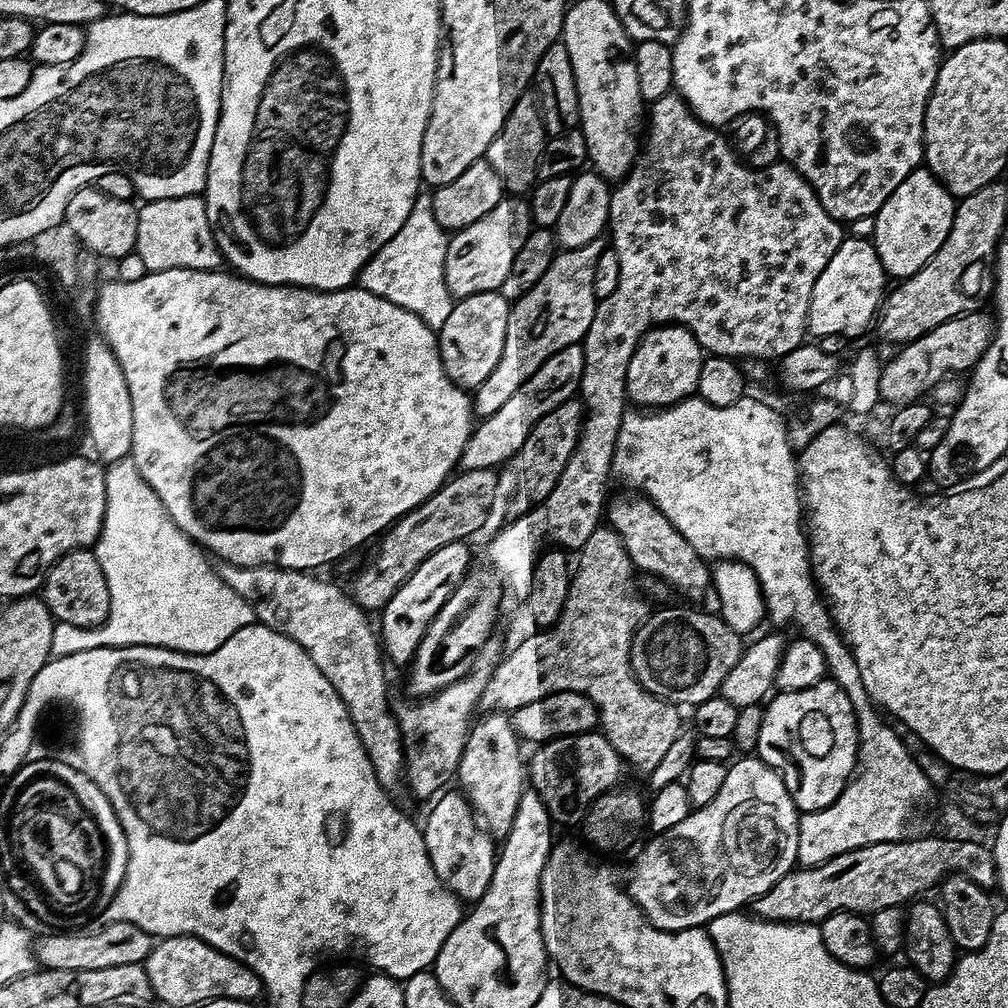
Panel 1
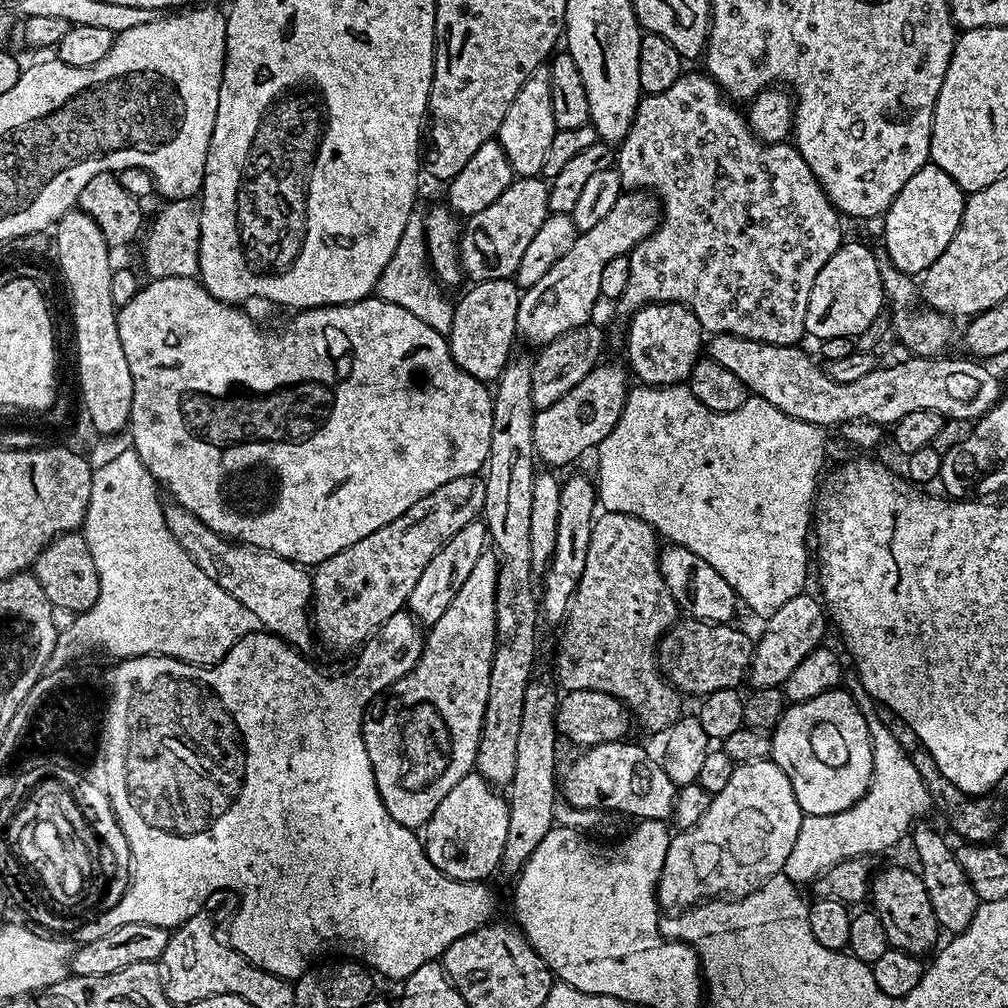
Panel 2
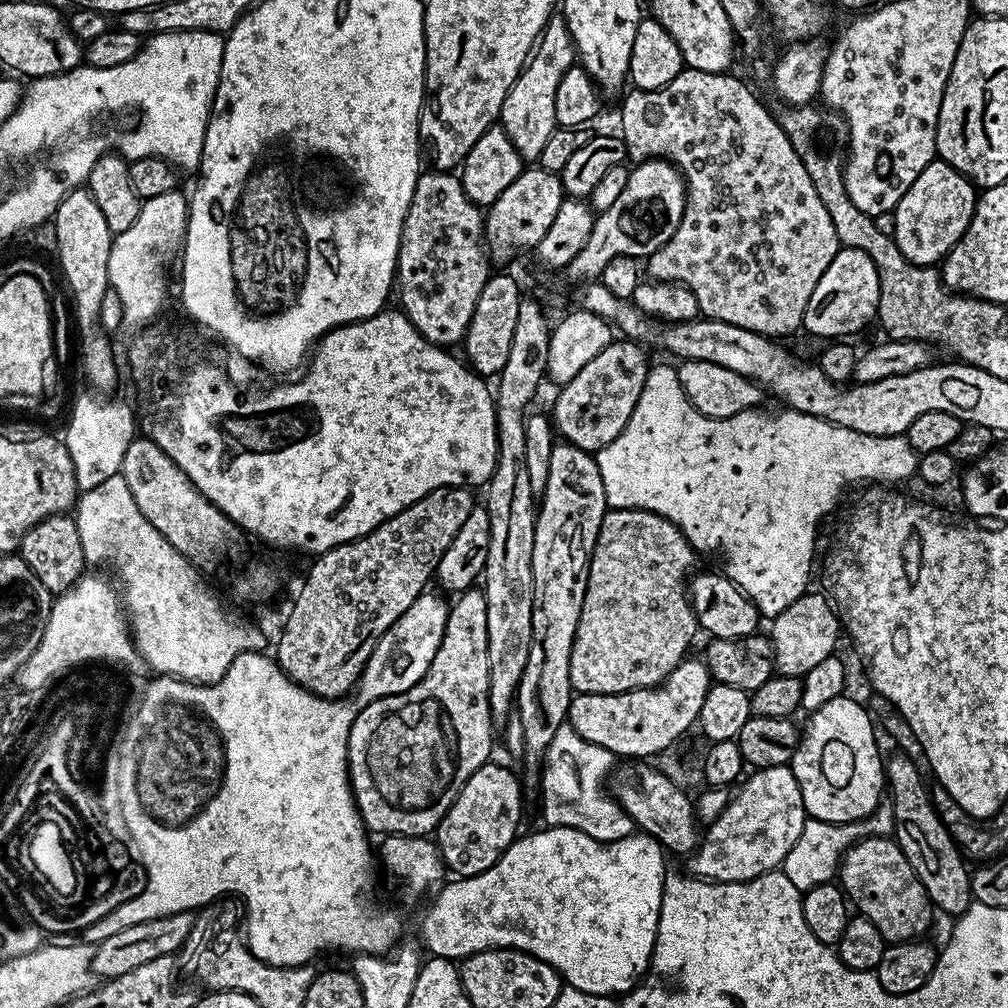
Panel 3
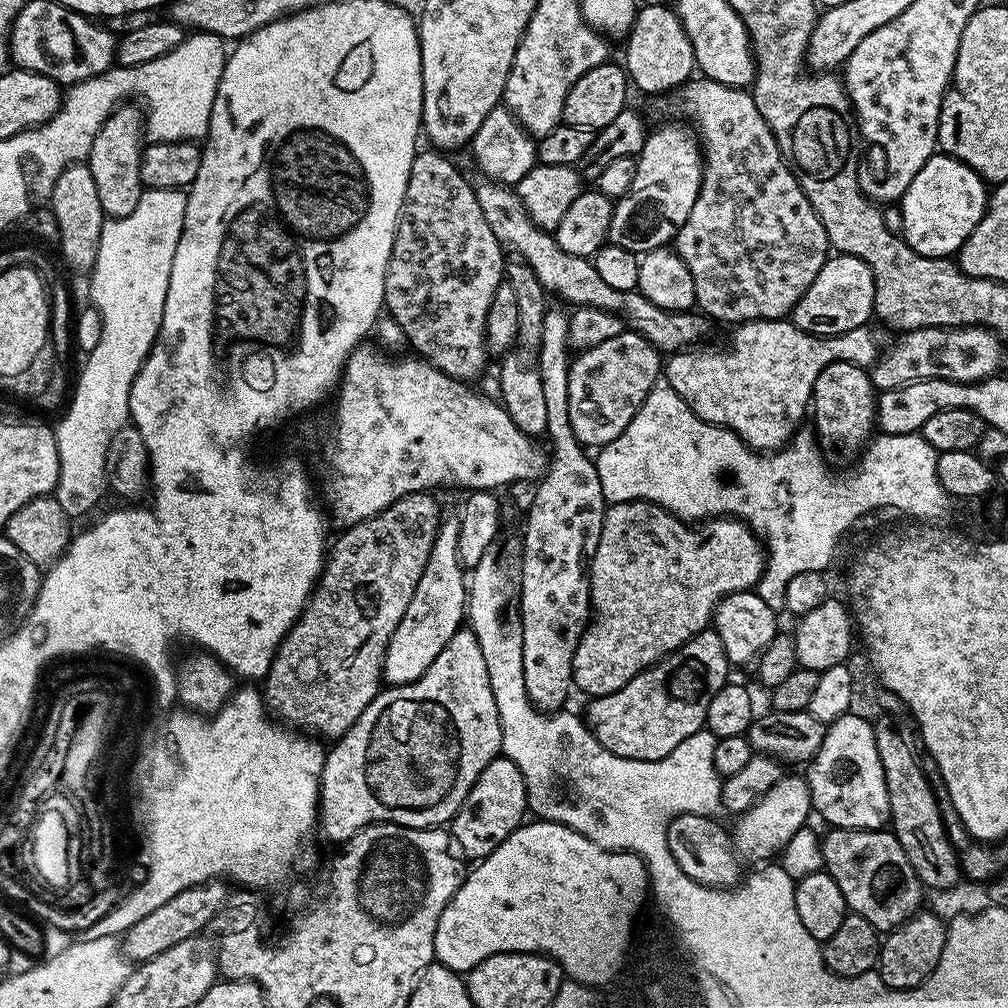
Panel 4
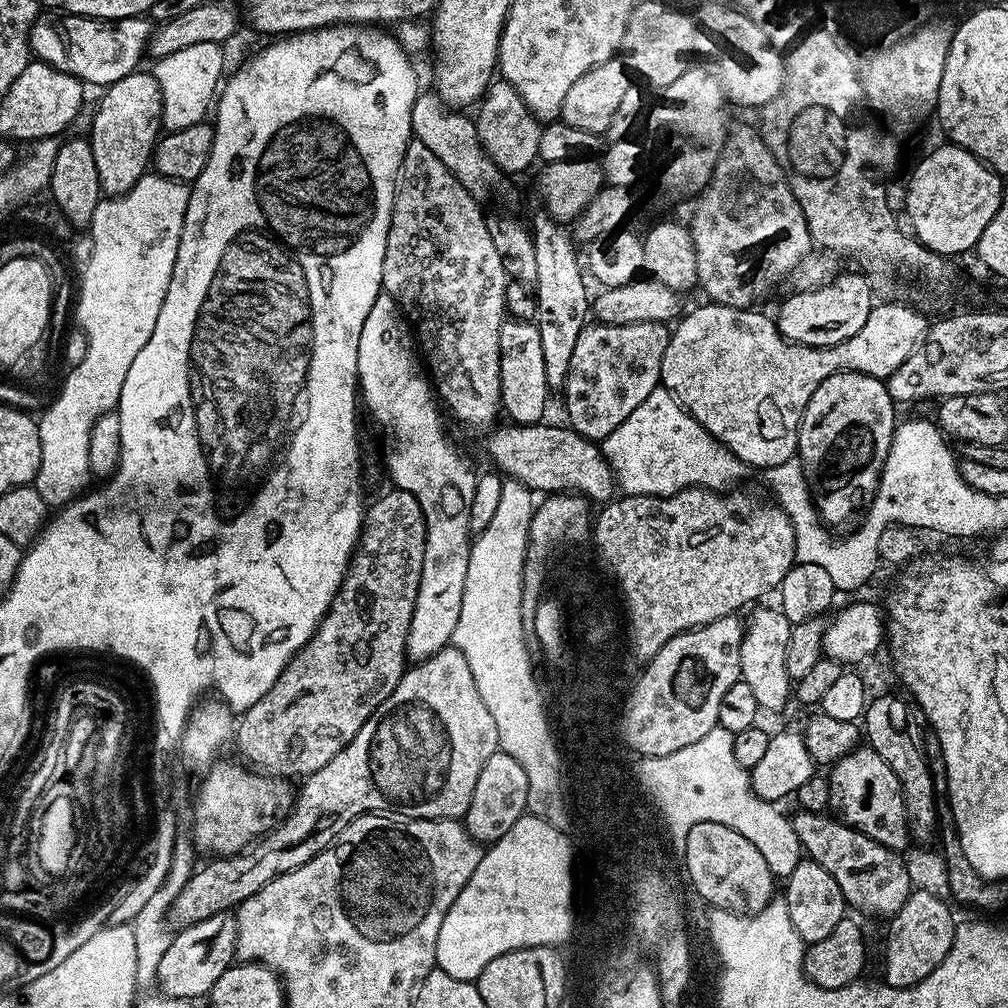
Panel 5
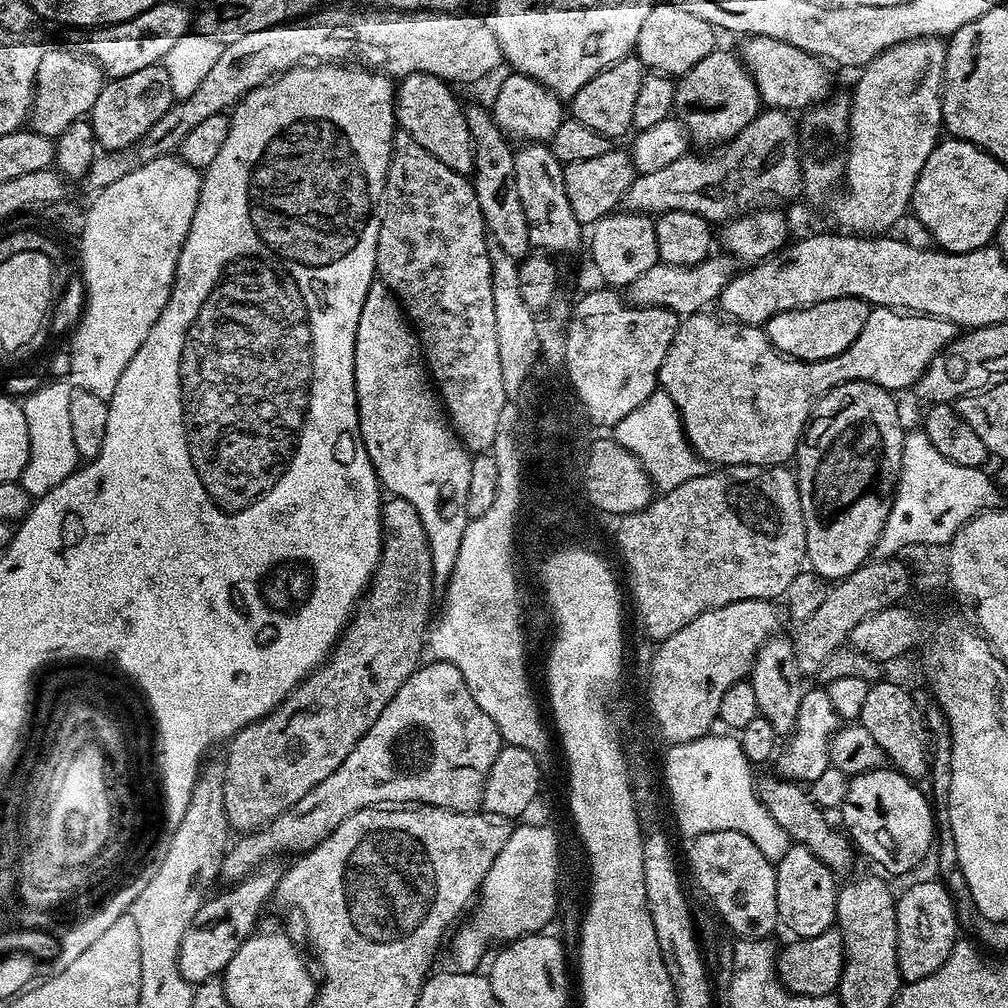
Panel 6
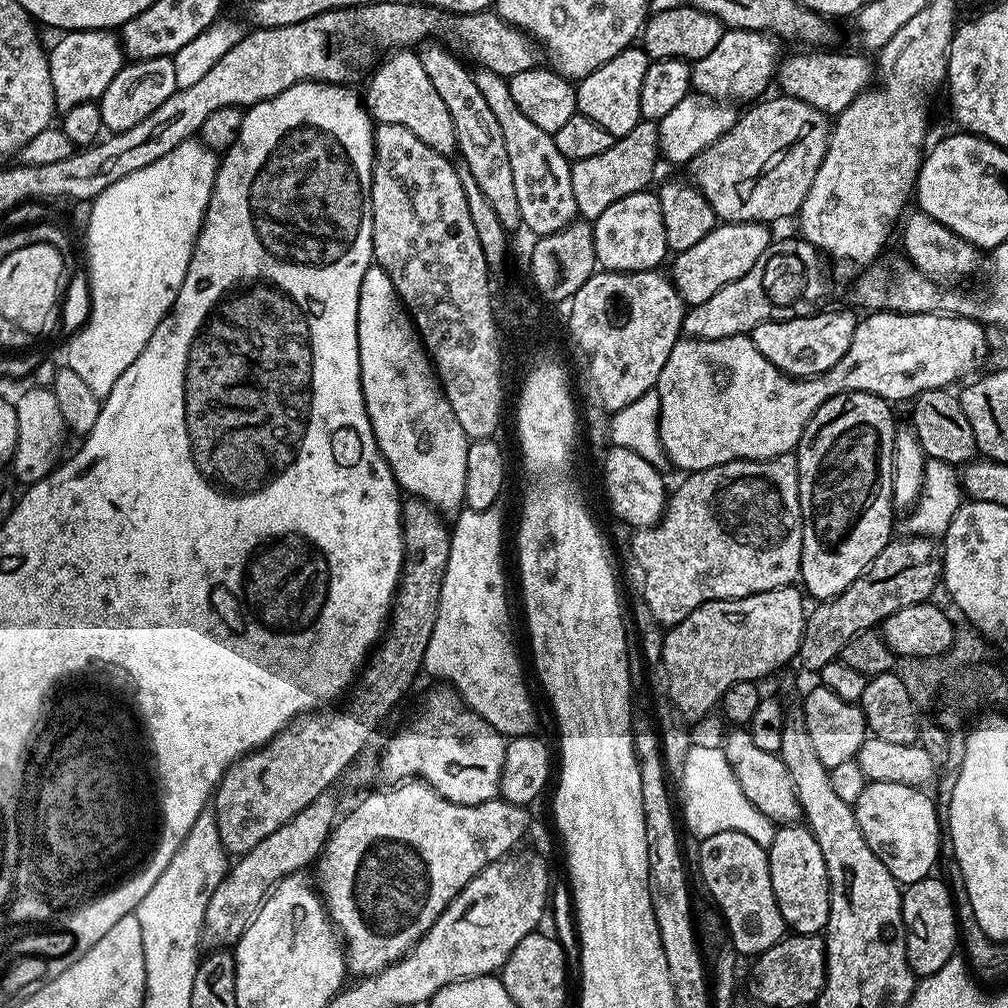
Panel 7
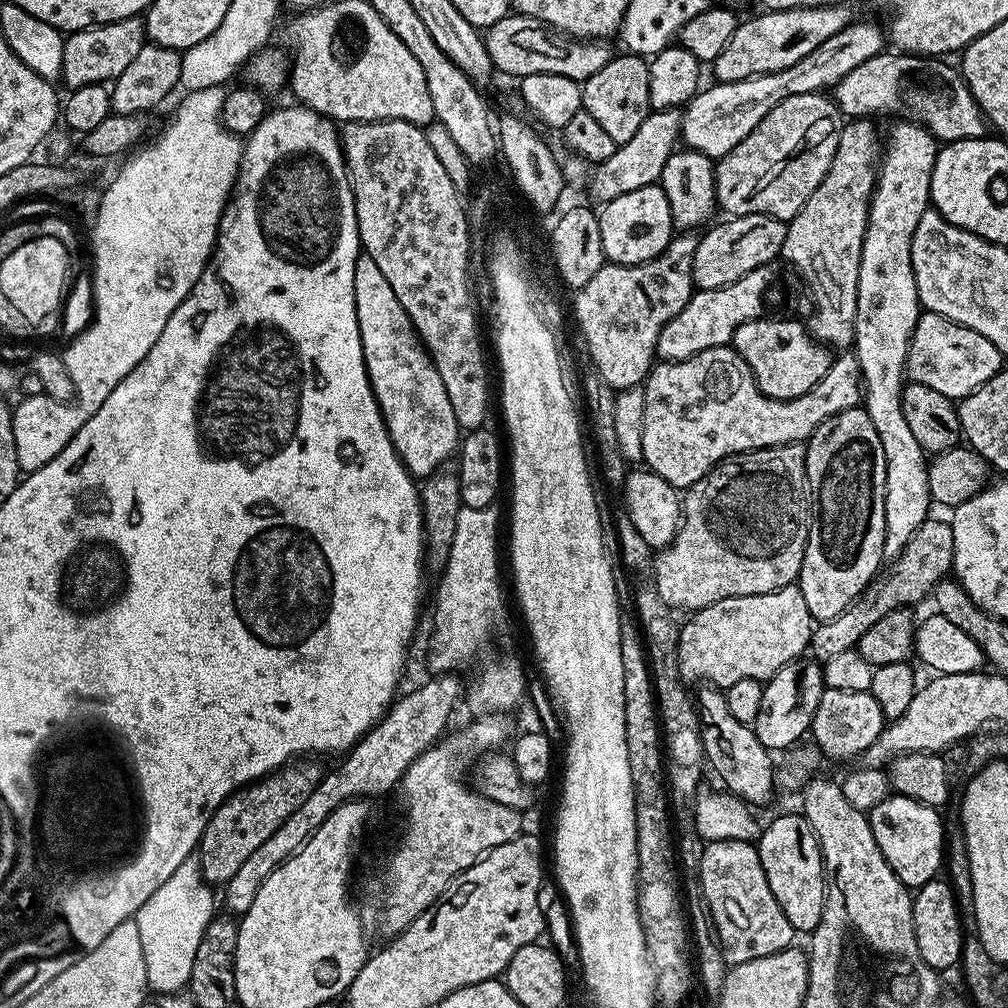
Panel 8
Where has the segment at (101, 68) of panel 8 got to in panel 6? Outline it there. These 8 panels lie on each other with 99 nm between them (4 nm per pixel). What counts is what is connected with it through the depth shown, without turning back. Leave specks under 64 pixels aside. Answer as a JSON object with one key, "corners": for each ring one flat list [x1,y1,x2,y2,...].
{"corners":[[45,47,42,66,38,66,36,89,32,99,30,127,33,132,50,137,60,136,70,122,85,119,91,113,98,94,104,88,106,77,100,65,91,56,67,52,64,48]]}

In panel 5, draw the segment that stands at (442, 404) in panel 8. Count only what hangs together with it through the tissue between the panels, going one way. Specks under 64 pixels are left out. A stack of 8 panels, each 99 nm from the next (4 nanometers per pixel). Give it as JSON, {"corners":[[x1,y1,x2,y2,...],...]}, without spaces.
{"corners":[[387,294,374,298,362,334,358,338,358,392,362,404,368,407,372,420,384,428,384,464,395,487,406,490,418,498,426,522,426,554,422,554,422,582,414,602,414,618,410,618,410,634,406,638,407,659,412,662,429,660,438,650,452,644,454,626,458,626,458,613,462,610,462,589,466,586,466,570,470,566,470,550,474,533,470,530,470,502,474,502,474,486,478,475,468,460,452,445,444,420,440,417,433,385,426,375,425,365,418,355,414,333,406,323,403,312]]}

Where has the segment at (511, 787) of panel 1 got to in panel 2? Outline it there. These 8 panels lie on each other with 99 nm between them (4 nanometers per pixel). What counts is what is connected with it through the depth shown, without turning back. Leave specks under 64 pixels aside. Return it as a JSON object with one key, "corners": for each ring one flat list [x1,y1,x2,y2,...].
{"corners":[[509,359,507,366,502,370,502,374,494,381,494,395,492,397,492,433,490,434,490,468,496,473,486,480,486,506,483,515,486,517,487,527,490,529,490,540,494,545,494,551,498,557,498,569,496,576,496,649,494,658,490,666,490,694,486,698,486,714,482,722,482,734,478,742,478,754,476,755,475,771,480,773,482,778,486,778,494,786,507,786,512,783,514,778,514,761,518,758,518,729,522,727,522,698,526,698,526,686,528,681,533,679,532,663,536,660,536,620,538,624,538,592,532,589,532,580,534,573,531,568,530,560,530,508,531,508,531,488,534,486,534,480,538,471,537,465,532,465,534,461,534,418,537,409,532,406,532,360]]}

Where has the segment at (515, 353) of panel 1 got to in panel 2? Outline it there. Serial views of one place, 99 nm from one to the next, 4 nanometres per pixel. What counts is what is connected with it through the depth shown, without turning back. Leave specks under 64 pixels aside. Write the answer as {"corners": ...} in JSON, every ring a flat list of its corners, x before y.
{"corners":[[648,190,621,191,618,202,590,230,577,235,574,246,534,286,523,289,518,306,516,330,521,341,543,346,554,342,572,328,580,328,593,319,596,303,601,303,602,270,613,258,627,256,633,246,642,243,659,225,662,209]]}

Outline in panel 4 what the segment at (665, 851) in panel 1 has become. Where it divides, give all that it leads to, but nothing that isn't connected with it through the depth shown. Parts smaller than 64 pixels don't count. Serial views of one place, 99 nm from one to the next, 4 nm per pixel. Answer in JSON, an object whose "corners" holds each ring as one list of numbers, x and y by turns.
{"corners":[[781,775,780,781,770,790,766,790,764,797,753,808,739,813,737,820,740,821,737,822,736,829,733,827,730,832,732,843,741,857,749,856,752,860,760,860,756,862,767,861,775,857,772,856,775,852,777,855,787,846,798,829,809,823,808,815,811,817,813,812,807,779,803,775]]}

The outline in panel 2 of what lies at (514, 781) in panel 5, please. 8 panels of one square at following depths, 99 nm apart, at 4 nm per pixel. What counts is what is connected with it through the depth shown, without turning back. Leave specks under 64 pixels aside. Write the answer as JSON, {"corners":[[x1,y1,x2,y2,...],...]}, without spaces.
{"corners":[[473,770,462,778,462,782,457,782,450,789,450,794,438,802,438,810,430,814,427,824,422,829,422,843,425,854,430,858,430,862,442,874,446,874,452,880,465,880,466,882,484,882,488,875,499,869,502,850,506,850,506,833,510,827,510,810,508,801,503,795,500,796,497,789,486,778,482,778,480,773]]}

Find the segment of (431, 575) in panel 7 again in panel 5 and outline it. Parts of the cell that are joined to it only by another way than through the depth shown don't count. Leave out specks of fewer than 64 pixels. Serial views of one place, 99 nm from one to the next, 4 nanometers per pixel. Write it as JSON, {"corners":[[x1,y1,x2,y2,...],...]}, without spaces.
{"corners":[[393,487,391,491,385,496,378,497,373,504,371,501,367,505,364,525,360,528,360,542,352,554,352,561,348,563,348,572,344,575,344,581,340,583,340,589,332,599,332,607,321,618,316,633,297,650,292,661,282,670,278,682,274,682,274,686,270,686,270,690,266,690,266,694,262,694,262,698,258,698,258,702,254,702,254,706,243,709,242,719,236,725,234,744,235,747,240,747,241,754,245,756,243,759,263,775,273,778,293,778,292,776,306,778,310,774,322,770,322,766,326,766,326,762,330,762,330,758,334,758,334,754,342,751,356,737,358,730,362,730,362,726,374,714,374,710,378,710,378,706,382,706,382,702,386,702,386,698,390,698,390,694,404,676,408,655,406,638,410,634,410,618,414,618,414,602,418,598,418,586,422,582,422,554,426,554,426,522,422,514,422,506,418,506,418,498,414,498,414,494,397,487]]}

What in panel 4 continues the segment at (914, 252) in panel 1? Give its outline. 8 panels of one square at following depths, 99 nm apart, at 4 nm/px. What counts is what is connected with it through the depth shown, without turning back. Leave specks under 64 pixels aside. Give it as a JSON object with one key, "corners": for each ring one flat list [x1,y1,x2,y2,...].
{"corners":[[933,154,926,166,914,174,914,182,898,201,905,242,923,256,951,257,959,253,974,226,982,222,989,195,989,185,970,165,954,156]]}

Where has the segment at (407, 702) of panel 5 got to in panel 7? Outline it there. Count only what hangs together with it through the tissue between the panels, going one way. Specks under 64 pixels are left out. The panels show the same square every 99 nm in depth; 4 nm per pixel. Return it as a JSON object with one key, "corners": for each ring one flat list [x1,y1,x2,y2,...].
{"corners":[[436,686,424,696,420,713,405,728,400,728,388,740,384,753,378,756,378,776,384,782,403,782,409,778,429,784,442,798,462,806,474,806,500,796,500,779,504,761,505,737,490,722,473,712,460,693,451,686]]}

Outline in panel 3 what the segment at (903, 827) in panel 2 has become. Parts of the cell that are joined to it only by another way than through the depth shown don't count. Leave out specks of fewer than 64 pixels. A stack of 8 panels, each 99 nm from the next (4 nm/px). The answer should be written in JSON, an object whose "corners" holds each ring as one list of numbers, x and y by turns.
{"corners":[[881,802,879,806,865,817,864,820,855,820,849,824,835,824,821,820,805,819,802,834,798,834,798,842,790,846,790,854,786,854,782,871,794,886,798,886,801,894,814,890,814,886,831,884,837,879,840,859,844,851,851,844,865,840,868,836,891,837,896,830,896,819,891,803]]}

